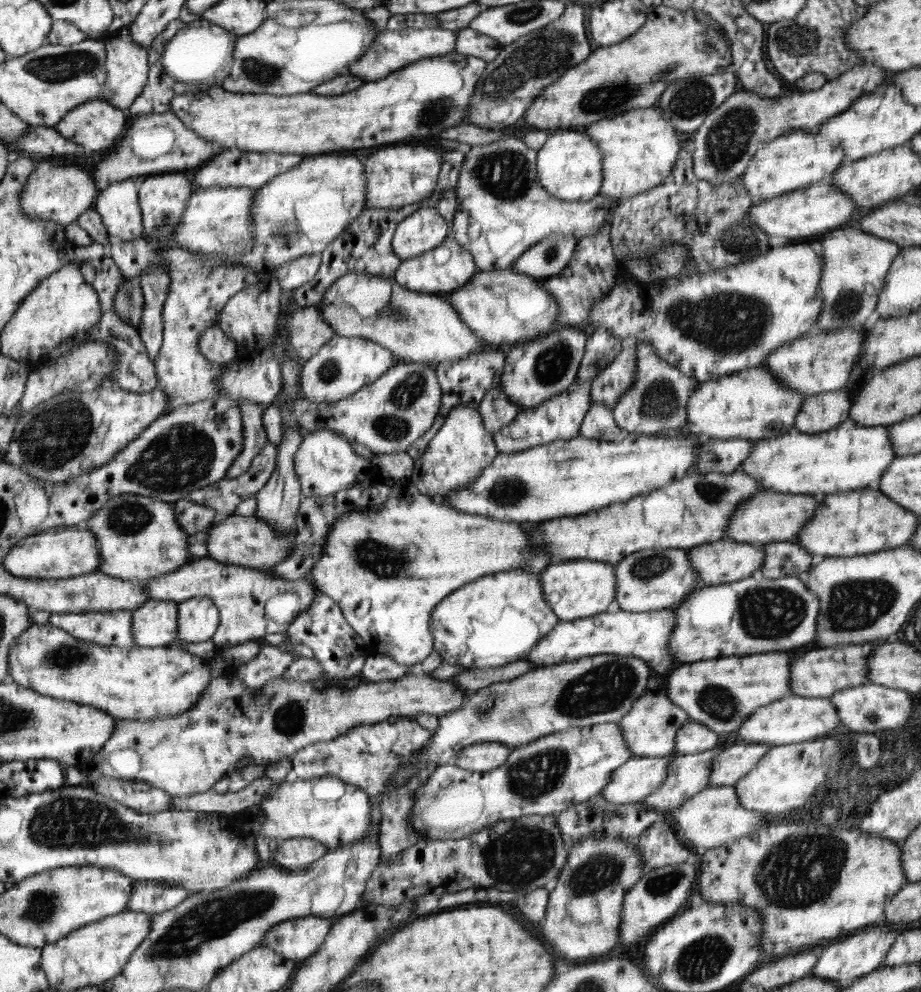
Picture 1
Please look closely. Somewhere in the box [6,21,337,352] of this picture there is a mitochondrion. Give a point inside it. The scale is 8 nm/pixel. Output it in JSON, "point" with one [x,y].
{"point":[51,68]}

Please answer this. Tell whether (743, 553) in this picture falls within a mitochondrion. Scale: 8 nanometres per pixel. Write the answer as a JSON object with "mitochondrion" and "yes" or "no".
{"mitochondrion":"no"}

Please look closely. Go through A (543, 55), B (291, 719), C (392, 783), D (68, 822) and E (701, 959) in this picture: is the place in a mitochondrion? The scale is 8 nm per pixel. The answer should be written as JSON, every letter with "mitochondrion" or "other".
{"A":"mitochondrion","B":"mitochondrion","C":"other","D":"mitochondrion","E":"mitochondrion"}

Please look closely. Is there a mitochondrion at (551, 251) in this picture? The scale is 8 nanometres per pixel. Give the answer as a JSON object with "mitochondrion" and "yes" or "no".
{"mitochondrion":"yes"}

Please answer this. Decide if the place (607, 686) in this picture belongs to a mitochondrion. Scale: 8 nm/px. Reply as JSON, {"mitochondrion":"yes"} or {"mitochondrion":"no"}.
{"mitochondrion":"yes"}

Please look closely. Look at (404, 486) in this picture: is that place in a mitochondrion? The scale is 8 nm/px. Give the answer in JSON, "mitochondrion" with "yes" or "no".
{"mitochondrion":"no"}

